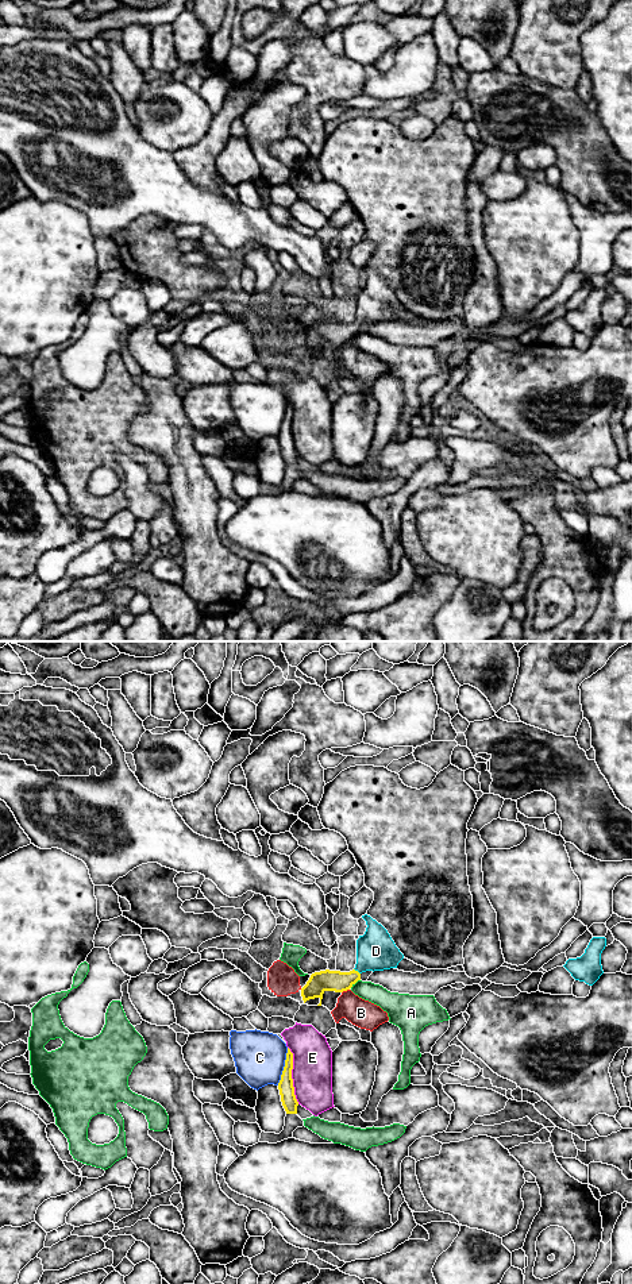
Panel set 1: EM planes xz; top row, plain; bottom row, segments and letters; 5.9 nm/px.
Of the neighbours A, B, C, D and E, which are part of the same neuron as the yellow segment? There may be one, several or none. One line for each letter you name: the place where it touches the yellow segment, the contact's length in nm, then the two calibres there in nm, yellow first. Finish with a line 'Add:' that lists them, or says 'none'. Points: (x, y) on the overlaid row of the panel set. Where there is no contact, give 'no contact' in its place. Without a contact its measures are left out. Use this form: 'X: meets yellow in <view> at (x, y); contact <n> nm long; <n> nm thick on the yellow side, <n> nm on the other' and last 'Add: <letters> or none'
D: meets yellow in xz at (357, 971); contact 50 nm long; 130 nm thick on the yellow side, 240 nm on the other
Add: D

